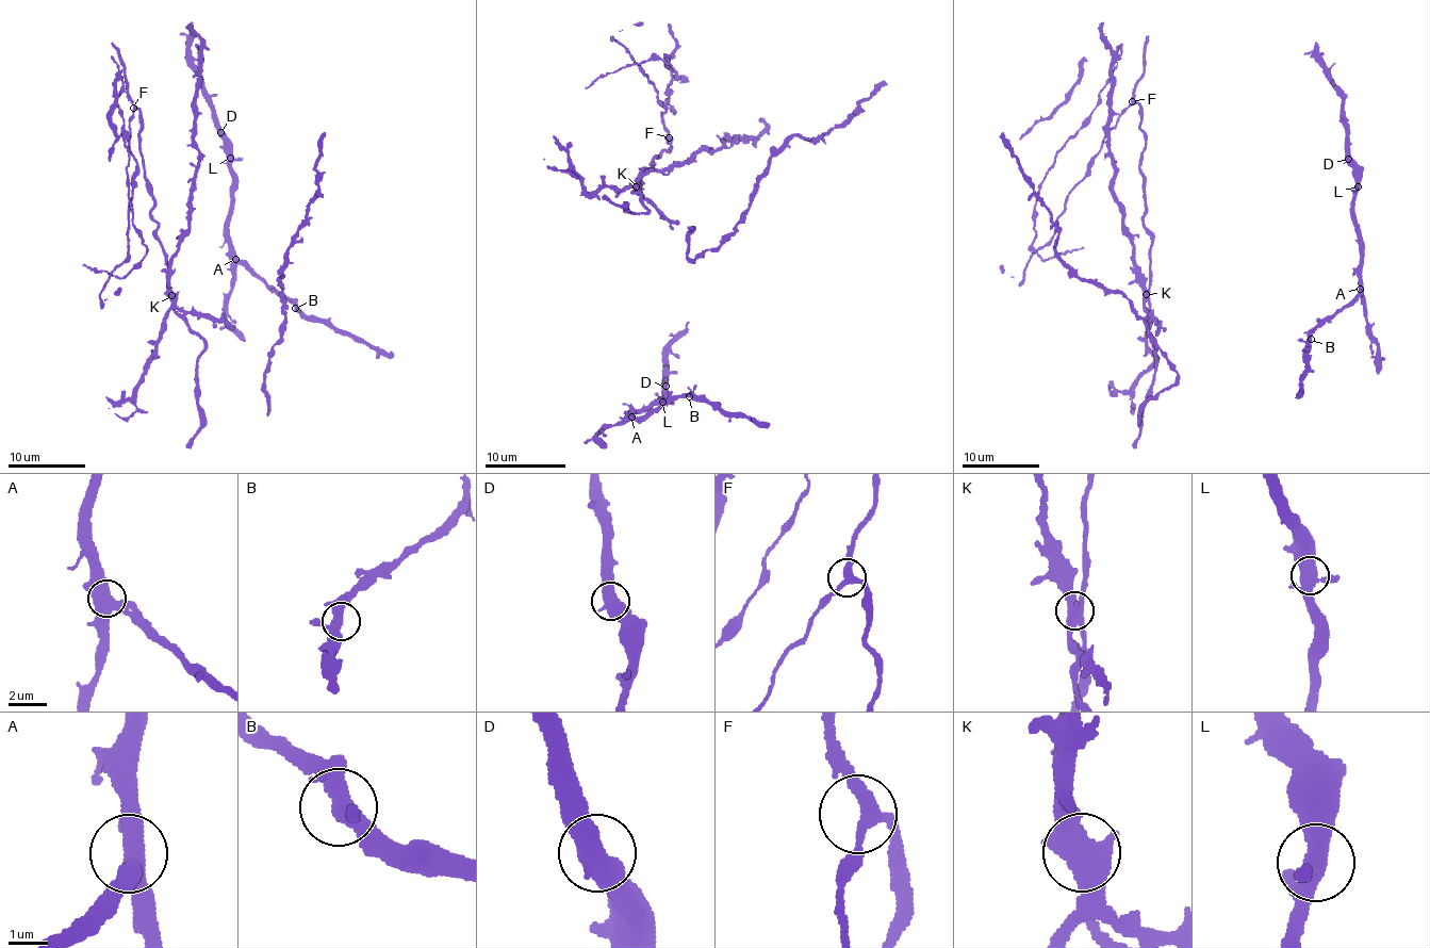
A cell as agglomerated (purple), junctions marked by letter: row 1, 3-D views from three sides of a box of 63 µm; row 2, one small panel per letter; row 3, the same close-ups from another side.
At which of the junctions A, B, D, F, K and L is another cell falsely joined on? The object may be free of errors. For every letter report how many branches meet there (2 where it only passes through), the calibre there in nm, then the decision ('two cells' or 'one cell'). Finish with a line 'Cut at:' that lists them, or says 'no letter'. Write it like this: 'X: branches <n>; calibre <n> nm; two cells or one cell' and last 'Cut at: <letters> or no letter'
A: branches 4; calibre 480 nm; one cell
B: branches 4; calibre 360 nm; one cell
D: branches 2; calibre 550 nm; one cell
F: branches 3; calibre 300 nm; one cell
K: branches 4; calibre 550 nm; one cell
L: branches 4; calibre 460 nm; one cell
Cut at: no letter

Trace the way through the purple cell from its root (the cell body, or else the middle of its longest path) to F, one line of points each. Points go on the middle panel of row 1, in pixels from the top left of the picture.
F: (644, 183), (641, 177), (648, 170), (645, 168), (656, 164), (653, 158), (670, 150), (669, 137)

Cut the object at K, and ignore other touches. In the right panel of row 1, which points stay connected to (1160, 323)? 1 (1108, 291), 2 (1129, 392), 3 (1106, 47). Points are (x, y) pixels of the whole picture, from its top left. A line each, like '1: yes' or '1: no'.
1: no
2: yes
3: yes

